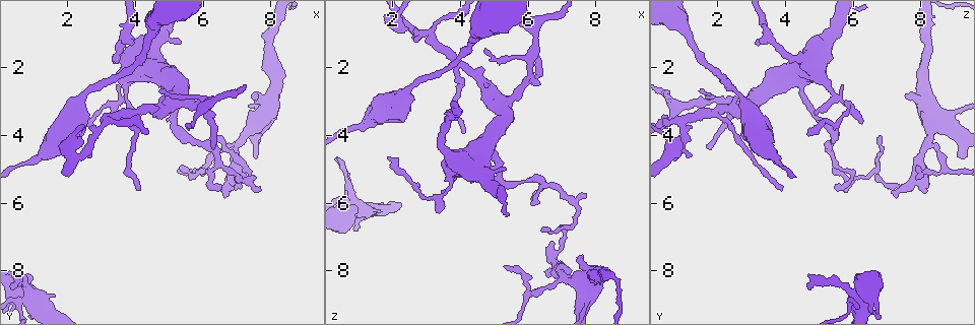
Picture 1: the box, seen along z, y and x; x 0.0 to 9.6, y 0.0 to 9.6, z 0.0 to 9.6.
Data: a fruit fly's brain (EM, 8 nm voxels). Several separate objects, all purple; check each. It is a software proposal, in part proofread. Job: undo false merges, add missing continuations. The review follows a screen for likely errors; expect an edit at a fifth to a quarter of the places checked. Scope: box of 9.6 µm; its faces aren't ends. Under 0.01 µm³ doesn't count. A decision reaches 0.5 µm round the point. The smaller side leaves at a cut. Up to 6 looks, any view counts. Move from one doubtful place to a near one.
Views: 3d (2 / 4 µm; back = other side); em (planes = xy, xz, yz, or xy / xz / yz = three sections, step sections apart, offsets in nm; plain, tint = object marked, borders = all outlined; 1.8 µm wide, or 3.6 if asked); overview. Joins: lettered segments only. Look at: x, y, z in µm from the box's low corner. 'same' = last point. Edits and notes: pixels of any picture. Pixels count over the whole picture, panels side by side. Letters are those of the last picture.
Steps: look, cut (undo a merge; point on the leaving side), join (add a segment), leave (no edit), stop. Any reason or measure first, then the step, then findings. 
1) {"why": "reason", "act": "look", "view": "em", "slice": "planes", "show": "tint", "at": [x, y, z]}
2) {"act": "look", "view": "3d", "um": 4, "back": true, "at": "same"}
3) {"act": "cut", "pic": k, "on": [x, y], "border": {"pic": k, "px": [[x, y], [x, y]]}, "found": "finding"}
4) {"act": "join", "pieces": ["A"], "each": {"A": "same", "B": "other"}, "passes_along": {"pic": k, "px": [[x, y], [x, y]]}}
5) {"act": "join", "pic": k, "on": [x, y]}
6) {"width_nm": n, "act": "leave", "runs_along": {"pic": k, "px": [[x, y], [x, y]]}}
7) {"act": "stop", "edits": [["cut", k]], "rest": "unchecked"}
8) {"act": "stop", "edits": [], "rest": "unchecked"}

{"why": "two arms in line, one across", "act": "look", "view": "3d", "um": 2, "at": [7.65, 3.70, 8.80]}

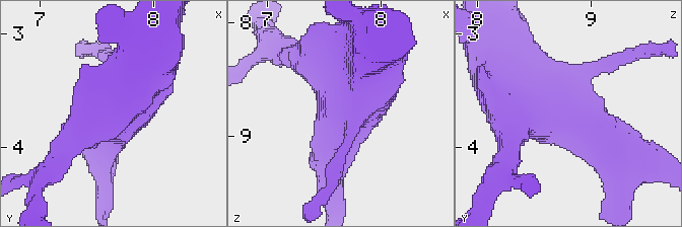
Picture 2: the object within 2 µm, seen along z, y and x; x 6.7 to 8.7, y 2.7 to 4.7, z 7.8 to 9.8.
{"arms": 3, "act": "look", "view": "em", "um": 3.6, "slice": "planes", "show": "borders", "at": [7.70, 3.66, 8.82]}

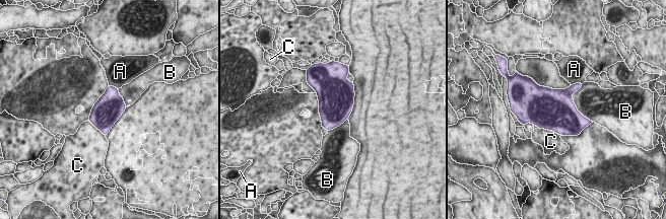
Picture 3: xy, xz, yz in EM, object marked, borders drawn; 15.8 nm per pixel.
{"act": "leave", "each": {"A": "other", "B": "other", "C": "other"}, "border": {"pic": 3, "px": [[582, 83], [573, 101], [592, 122]]}, "found": "all the same neuron"}

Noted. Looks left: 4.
{"why": "calibre changes", "act": "look", "view": "3d", "um": 4, "at": [3.85, 1.75, 4.75]}

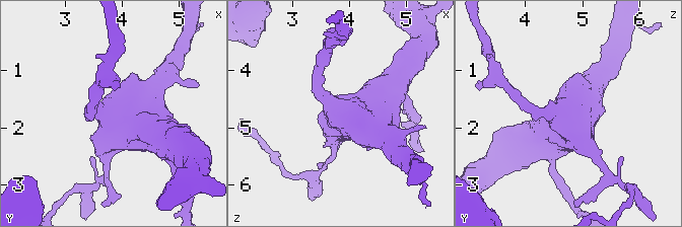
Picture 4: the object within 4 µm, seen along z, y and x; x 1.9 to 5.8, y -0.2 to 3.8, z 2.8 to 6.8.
{"why": "shape alone is not enough", "act": "look", "view": "em", "um": 3.6, "slice": "yz", "step": 4, "show": "tint", "at": [3.90, 1.70, 4.75]}

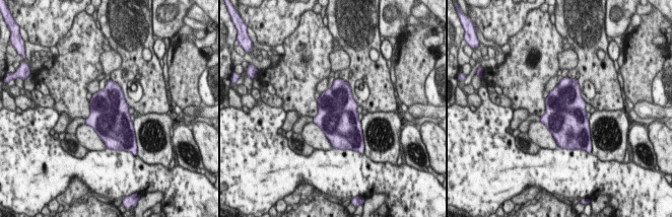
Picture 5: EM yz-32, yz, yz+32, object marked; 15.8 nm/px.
{"act": "look", "view": "em", "um": 3.6, "slice": "planes", "show": "borders", "at": "same"}

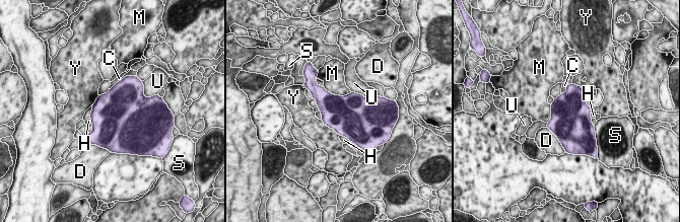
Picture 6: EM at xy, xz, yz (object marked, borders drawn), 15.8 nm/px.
{"width_nm": 650, "act": "leave", "each": {"C": "other", "D": "other", "H": "other", "M": "other", "S": "other", "U": "other", "Y": "other"}, "found": "all the same neuron"}

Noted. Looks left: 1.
{"why": "looks like a crossing", "act": "look", "view": "em", "um": 3.6, "slice": "planes", "show": "borders", "at": [0.85, 8.70, 6.20]}

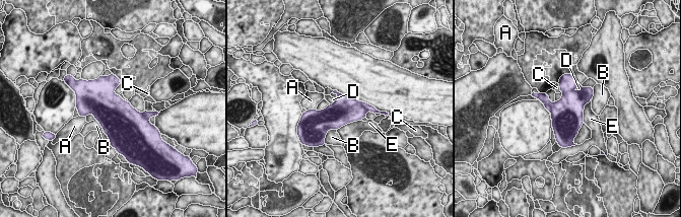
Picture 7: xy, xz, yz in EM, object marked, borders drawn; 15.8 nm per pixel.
{"longest_contact_nm": ["E", 420], "act": "cut", "pic": 7, "on": [547, 106], "each": {"A": "other", "B": "other", "C": "other", "D": "other", "E": "other"}, "border": {"pic": 7, "px": [[546, 103], [550, 106], [550, 113]]}, "found": "two neurons meet here"}

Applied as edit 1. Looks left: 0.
{"act": "stop", "edits": [["cut", 7]], "rest": "unchecked"}

